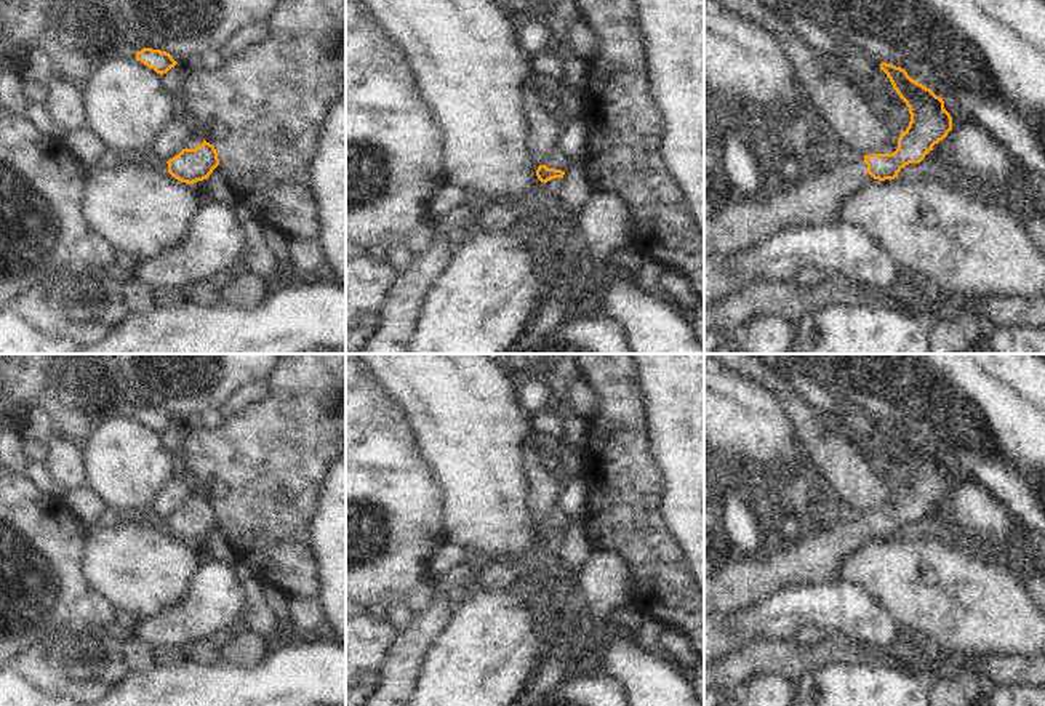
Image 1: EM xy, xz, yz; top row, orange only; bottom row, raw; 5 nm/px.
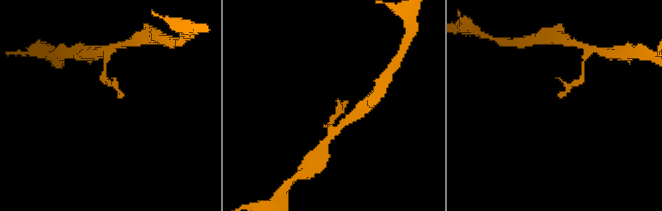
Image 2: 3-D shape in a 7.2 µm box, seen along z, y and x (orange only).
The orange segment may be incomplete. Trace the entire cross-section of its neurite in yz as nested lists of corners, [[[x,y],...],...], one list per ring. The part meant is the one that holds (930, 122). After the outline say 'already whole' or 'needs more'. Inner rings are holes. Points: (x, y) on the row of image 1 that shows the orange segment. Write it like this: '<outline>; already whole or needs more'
[[[882,62],[911,114],[909,126],[898,138],[893,154],[864,155],[855,165],[832,165],[813,176],[810,171],[776,192],[767,203],[741,202],[725,215],[704,219],[704,261],[728,259],[755,243],[767,243],[786,227],[819,227],[831,224],[845,197],[863,189],[871,179],[895,179],[909,163],[919,163],[952,130],[952,117],[943,98],[912,80],[907,72]]]; needs more

